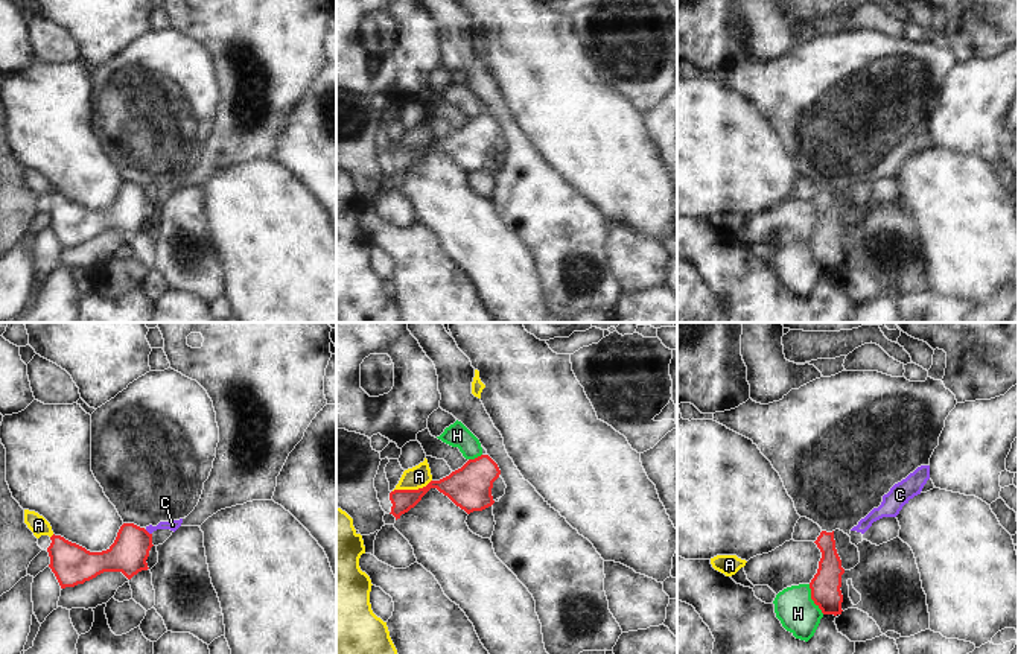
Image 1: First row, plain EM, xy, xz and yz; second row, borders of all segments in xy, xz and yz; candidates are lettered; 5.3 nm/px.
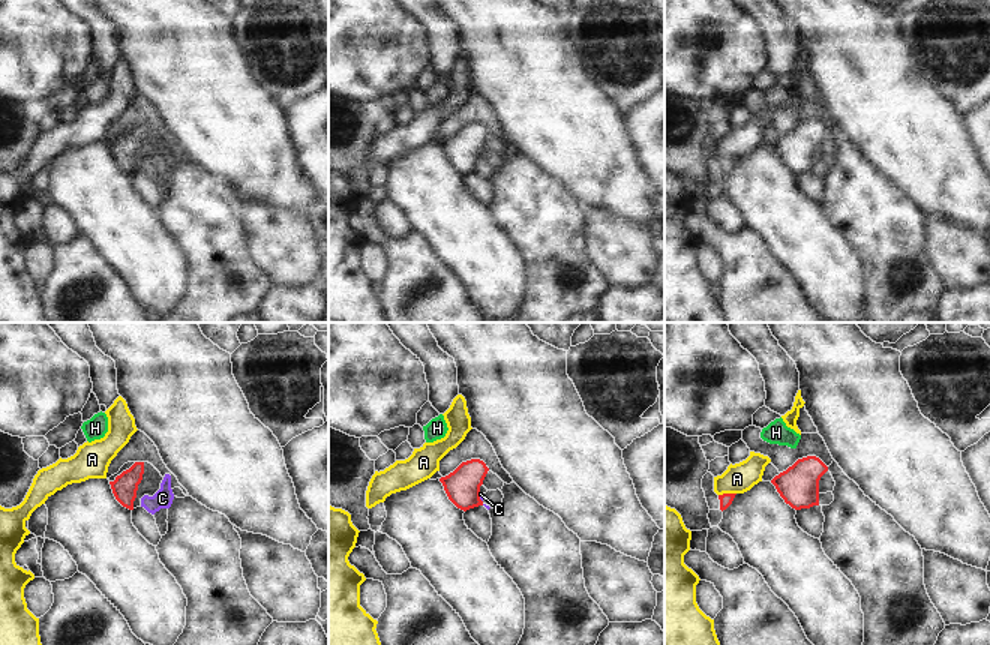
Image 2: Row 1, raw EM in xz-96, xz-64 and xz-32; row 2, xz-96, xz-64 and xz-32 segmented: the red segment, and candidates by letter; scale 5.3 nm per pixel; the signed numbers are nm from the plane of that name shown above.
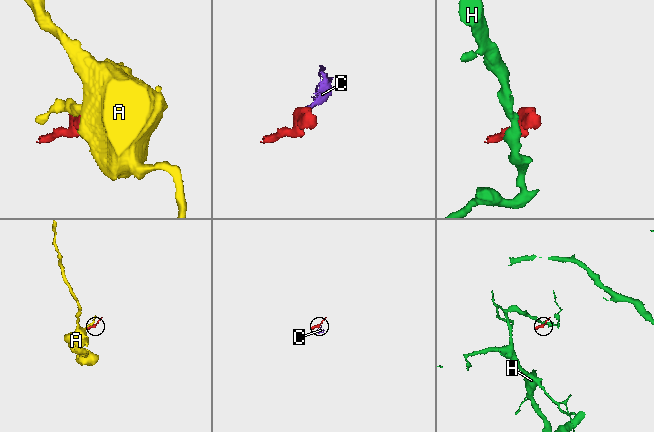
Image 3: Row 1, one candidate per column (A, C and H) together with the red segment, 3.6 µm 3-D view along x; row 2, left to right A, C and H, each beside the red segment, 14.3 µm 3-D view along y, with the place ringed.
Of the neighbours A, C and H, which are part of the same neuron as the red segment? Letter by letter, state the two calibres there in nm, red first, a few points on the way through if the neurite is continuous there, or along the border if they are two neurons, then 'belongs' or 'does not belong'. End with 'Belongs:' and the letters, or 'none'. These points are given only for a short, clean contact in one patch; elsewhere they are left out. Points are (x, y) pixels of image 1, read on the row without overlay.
A: 160/120 nm | along xz (431, 139), (417, 148), (396, 148), (393, 151) | does not belong
C: 200/60 nm | along xy (145, 189), (151, 193) | does not belong
H: 160/200 nm | does not belong
Belongs: none

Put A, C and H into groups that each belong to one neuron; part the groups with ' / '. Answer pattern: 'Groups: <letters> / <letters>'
Groups: A / C / H

